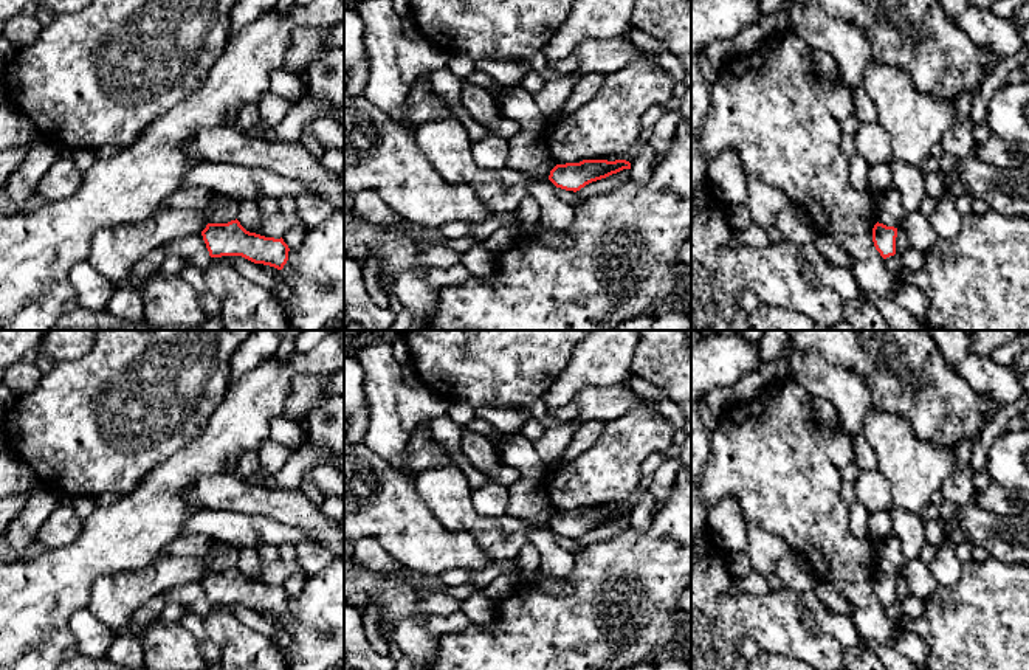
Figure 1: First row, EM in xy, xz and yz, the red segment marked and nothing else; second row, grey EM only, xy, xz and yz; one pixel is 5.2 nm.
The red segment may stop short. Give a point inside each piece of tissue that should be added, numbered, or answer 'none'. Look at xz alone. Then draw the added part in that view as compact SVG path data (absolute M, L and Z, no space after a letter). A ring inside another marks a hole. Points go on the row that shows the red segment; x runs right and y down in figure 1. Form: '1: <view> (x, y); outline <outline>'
none

